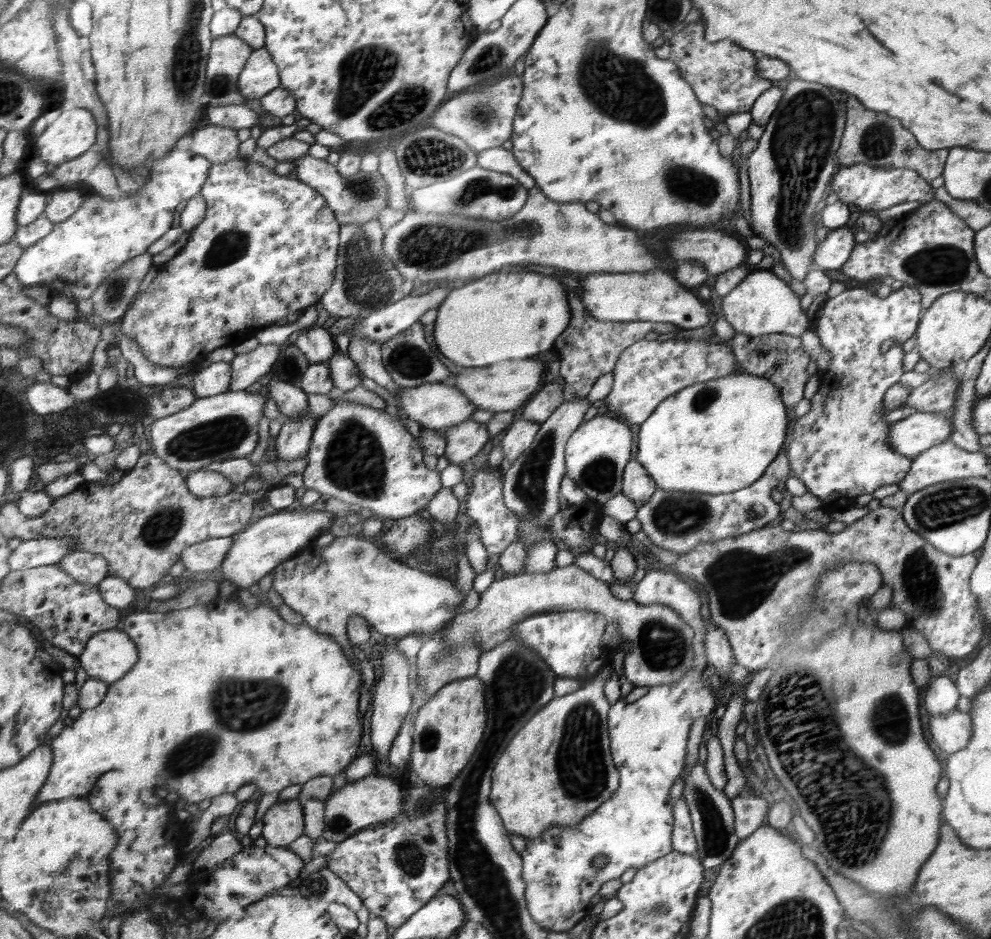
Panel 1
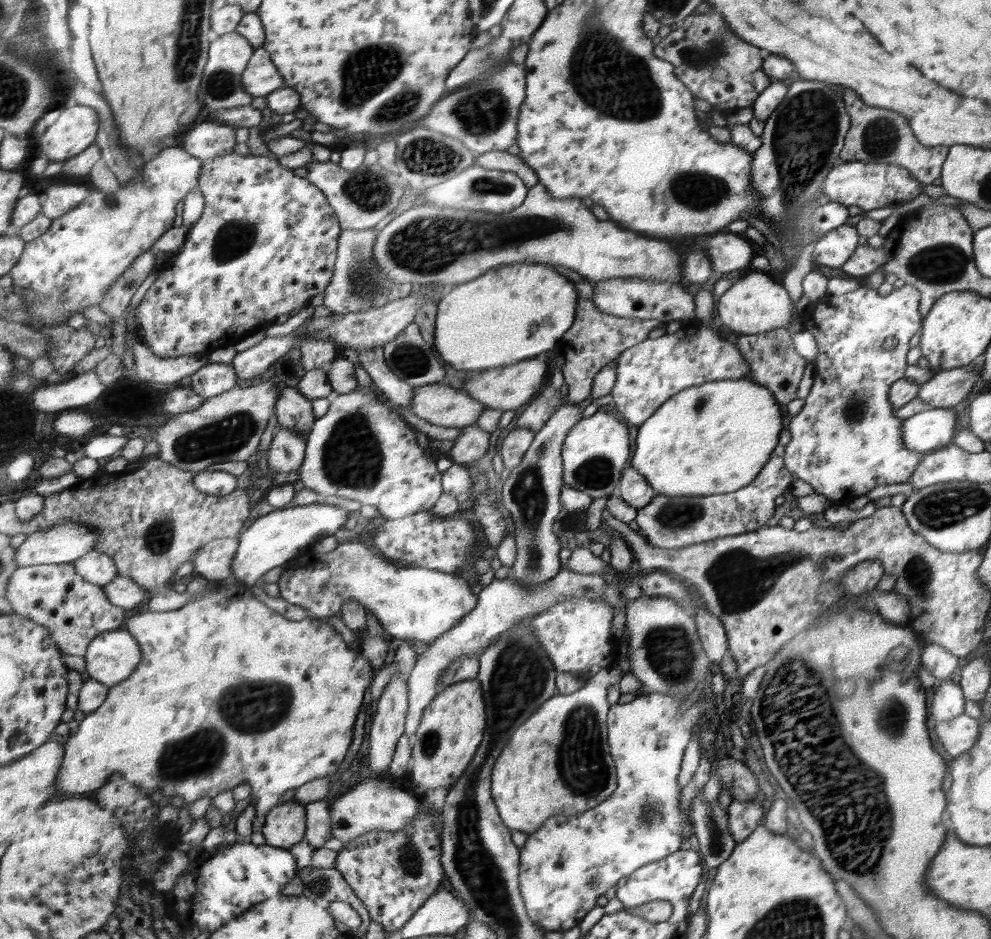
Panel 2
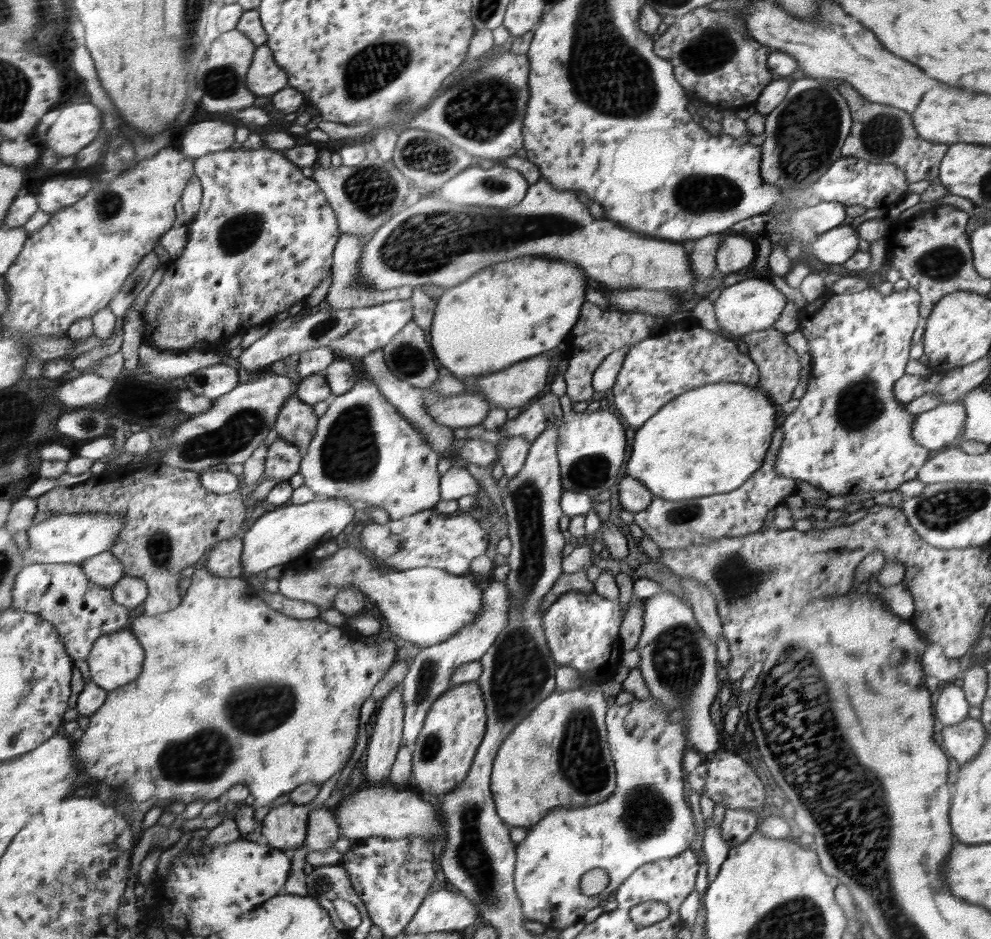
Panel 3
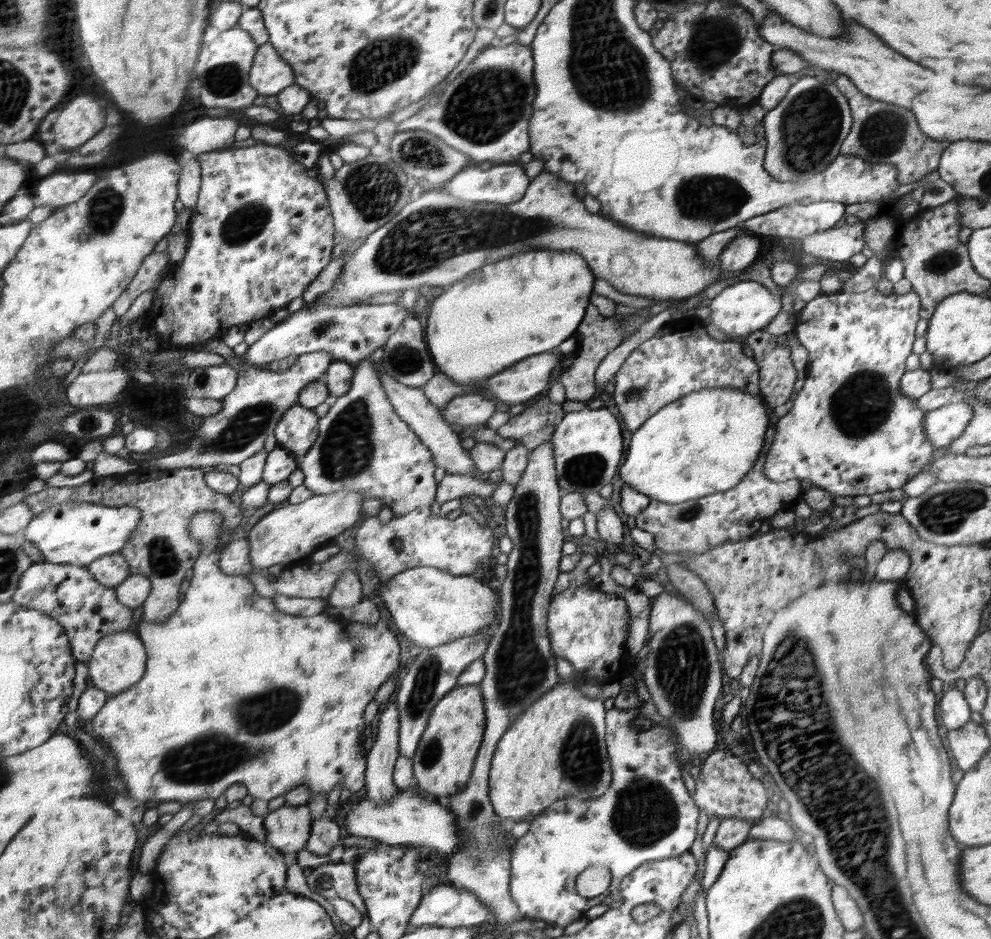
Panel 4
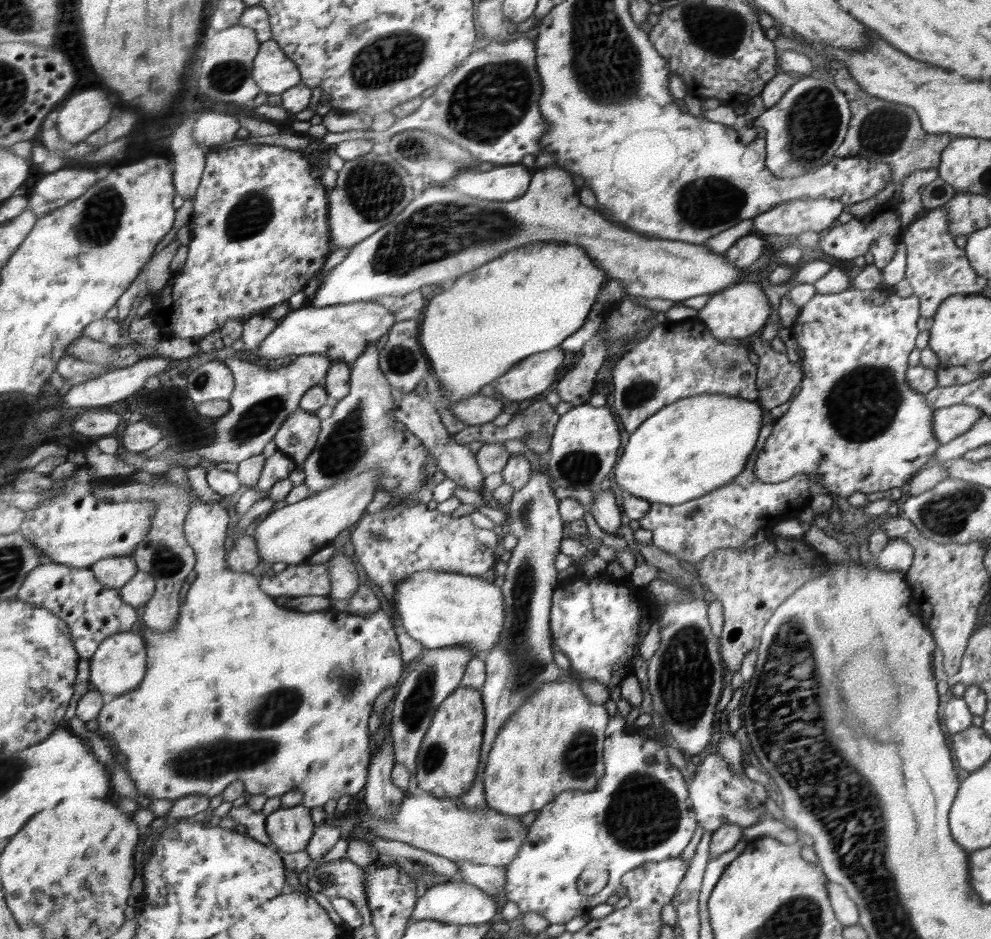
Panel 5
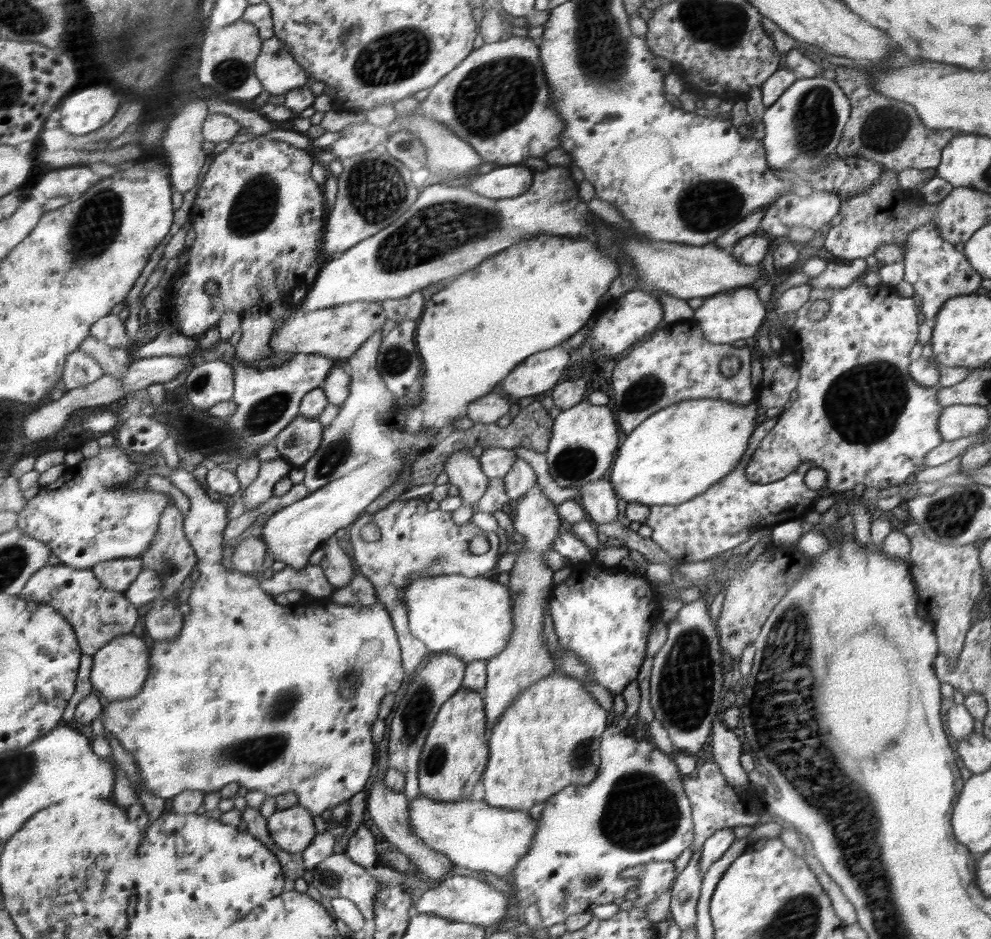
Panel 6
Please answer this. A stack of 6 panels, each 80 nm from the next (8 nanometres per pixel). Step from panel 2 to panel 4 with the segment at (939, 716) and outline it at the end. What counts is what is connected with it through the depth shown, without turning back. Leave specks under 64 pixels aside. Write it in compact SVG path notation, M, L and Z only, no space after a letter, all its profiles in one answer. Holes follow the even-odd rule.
M946 687L940 703L940 718L948 730L956 730L971 719L971 708L963 692Z

